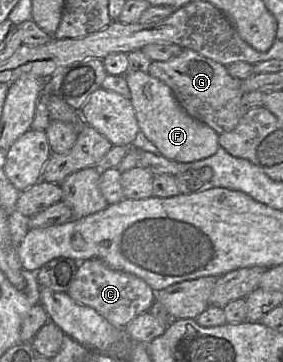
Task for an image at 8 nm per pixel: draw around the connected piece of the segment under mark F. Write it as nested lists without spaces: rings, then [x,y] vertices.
[[[128,71],[124,77],[130,89],[130,100],[139,128],[157,146],[162,156],[180,163],[191,163],[217,152],[220,147],[219,134],[207,124],[189,116],[164,82],[140,71]]]

